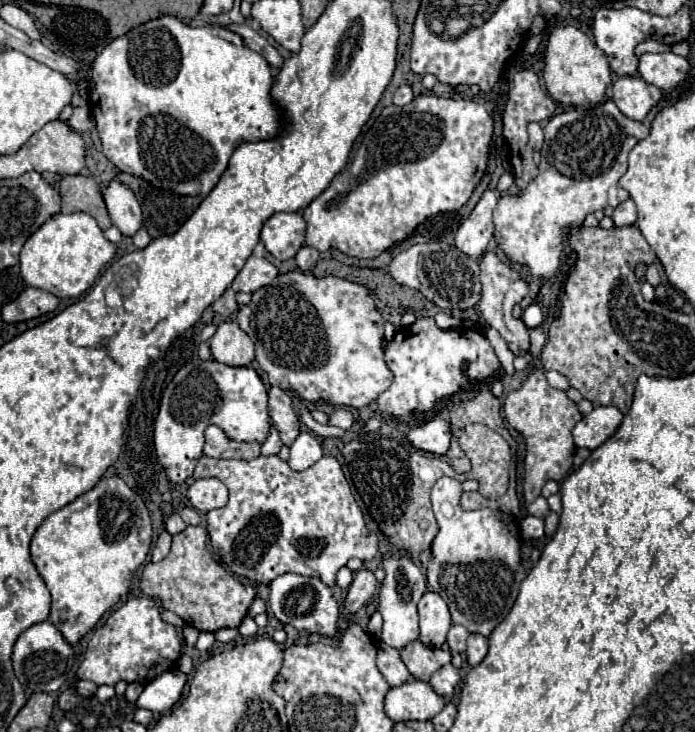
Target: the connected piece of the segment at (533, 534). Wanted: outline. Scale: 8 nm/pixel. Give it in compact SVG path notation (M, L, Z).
M526 516L519 524L520 536L523 539L536 540L544 536L544 520L536 516Z

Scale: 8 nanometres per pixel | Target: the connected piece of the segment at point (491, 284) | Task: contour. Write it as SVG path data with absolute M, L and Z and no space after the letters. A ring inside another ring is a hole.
M492 250L484 252L480 258L480 282L482 282L482 298L478 302L478 312L482 314L484 322L502 334L502 338L508 342L508 346L514 354L526 354L530 348L530 340L528 340L530 330L526 328L526 324L522 320L516 320L512 316L512 308L516 302L520 302L528 294L528 290L530 290L528 282L522 278L520 272L516 272L508 264L504 264L498 258L498 254Z

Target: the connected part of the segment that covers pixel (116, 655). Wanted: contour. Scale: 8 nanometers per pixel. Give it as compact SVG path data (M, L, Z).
M132 598L118 610L114 610L108 620L92 634L84 660L78 668L80 680L90 680L101 685L114 685L120 680L132 684L148 684L156 676L174 670L182 654L182 640L176 626L166 624L160 618L160 610L152 598Z

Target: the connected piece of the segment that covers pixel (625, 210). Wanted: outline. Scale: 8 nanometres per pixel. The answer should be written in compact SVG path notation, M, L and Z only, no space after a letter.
M628 198L626 202L622 202L620 206L614 208L614 214L612 214L612 220L616 226L628 226L628 224L634 224L636 222L636 204Z

